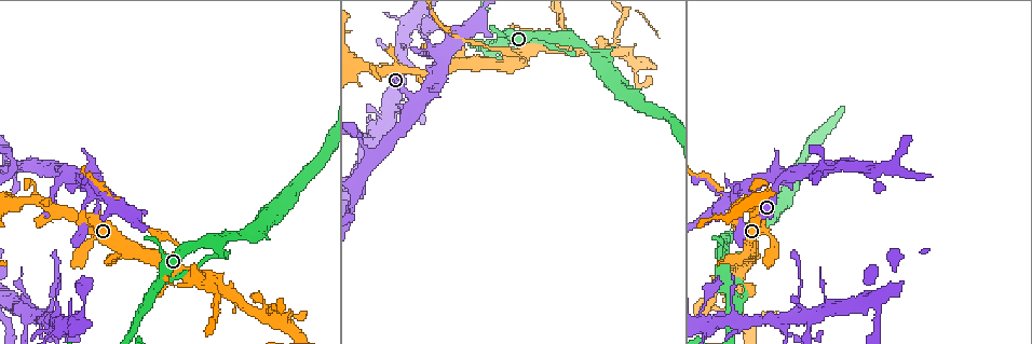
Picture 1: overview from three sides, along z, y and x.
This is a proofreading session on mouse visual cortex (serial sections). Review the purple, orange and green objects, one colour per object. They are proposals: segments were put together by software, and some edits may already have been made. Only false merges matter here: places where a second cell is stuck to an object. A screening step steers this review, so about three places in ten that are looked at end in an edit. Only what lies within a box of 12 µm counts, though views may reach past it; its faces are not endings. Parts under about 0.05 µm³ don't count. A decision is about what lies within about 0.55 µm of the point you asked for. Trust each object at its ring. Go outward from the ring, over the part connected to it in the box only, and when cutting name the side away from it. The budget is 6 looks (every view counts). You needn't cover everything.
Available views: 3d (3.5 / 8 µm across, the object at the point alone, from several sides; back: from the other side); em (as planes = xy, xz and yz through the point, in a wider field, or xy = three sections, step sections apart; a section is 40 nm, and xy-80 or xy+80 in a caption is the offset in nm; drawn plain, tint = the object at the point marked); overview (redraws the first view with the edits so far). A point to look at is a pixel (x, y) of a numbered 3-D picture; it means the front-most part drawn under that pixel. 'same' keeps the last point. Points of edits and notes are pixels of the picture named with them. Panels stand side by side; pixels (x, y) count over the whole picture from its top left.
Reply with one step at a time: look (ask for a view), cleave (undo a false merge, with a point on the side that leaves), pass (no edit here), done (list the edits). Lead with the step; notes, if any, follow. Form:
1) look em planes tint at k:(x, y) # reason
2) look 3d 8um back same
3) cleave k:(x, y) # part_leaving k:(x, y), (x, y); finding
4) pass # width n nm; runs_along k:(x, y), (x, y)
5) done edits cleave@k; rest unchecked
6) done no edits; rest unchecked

look 3d 3.5um at 1:(755, 212)

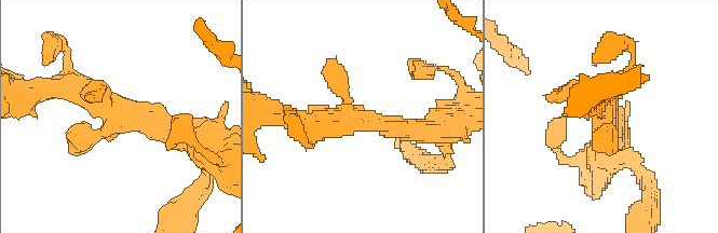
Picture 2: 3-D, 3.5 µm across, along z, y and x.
look em xy step 2 tint at 2:(606, 114)

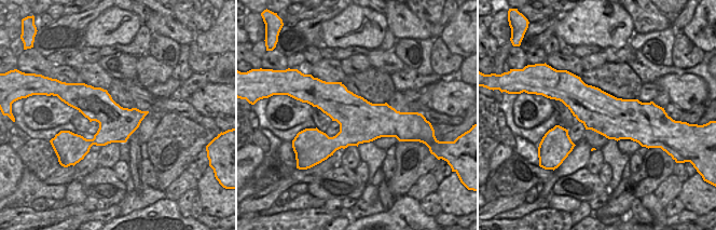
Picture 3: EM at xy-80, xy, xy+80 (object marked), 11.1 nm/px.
look em planes tint same

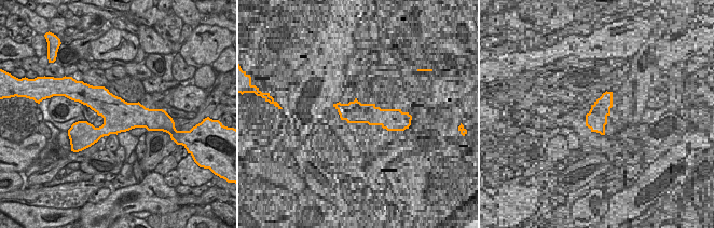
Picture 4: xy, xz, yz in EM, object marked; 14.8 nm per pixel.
pass # runs_along 2:(183, 138), (77, 87), (54, 87); all the same cell

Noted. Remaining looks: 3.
look 3d 3.5um at 1:(790, 176) # branch point

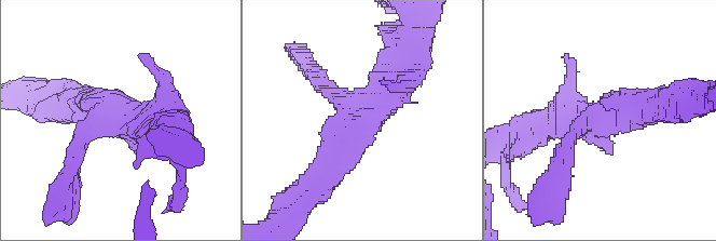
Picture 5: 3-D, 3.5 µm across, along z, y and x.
look em xy step 1 plain at 5:(600, 123)

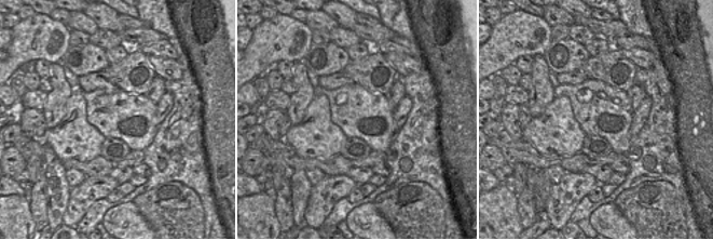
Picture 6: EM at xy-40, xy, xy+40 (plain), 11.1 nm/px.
look em xy step 1 tint same

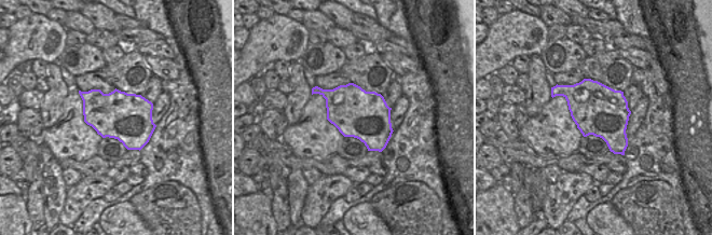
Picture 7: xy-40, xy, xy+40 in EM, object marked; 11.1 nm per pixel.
pass # runs_along 5:(71, 159), (100, 122), (161, 125); all the same cell

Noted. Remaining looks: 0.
done no edits; rest unchecked

